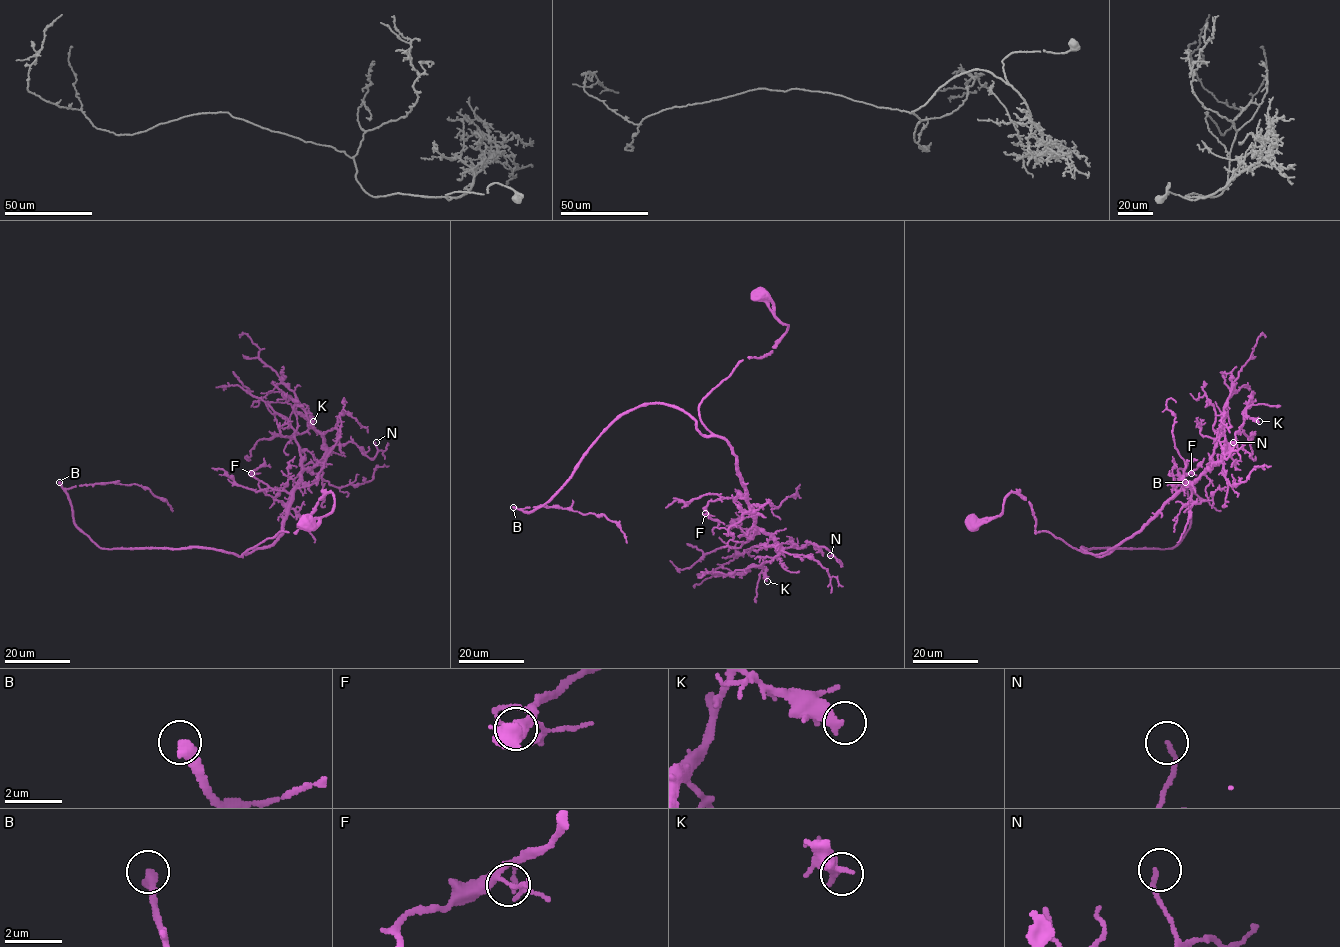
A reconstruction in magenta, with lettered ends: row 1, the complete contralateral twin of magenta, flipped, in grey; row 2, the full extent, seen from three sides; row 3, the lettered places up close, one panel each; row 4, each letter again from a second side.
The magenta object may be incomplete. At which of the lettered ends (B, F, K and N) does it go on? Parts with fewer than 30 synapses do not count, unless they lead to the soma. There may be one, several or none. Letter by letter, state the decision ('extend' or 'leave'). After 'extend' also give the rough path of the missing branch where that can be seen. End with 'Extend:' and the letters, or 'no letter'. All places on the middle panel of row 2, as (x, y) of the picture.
B: extend
F: leave
K: leave
N: leave
Extend: B

